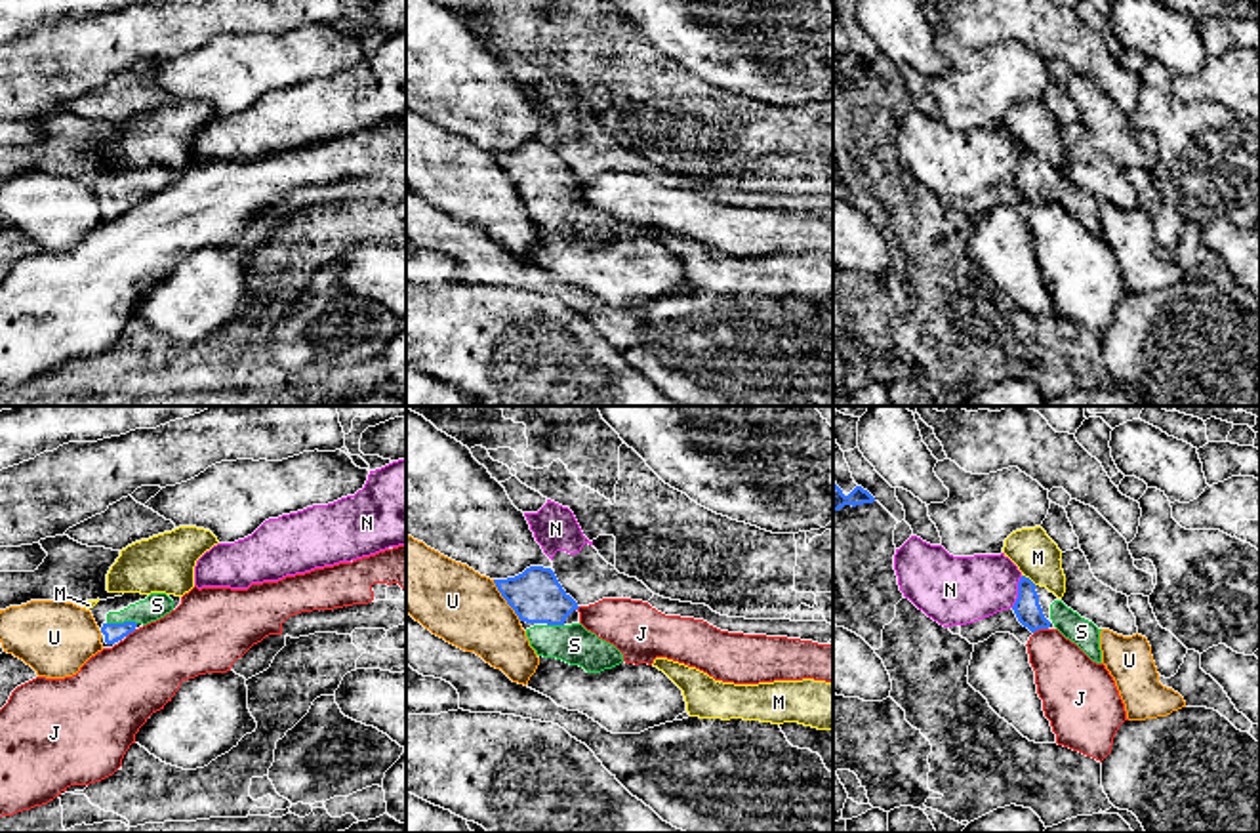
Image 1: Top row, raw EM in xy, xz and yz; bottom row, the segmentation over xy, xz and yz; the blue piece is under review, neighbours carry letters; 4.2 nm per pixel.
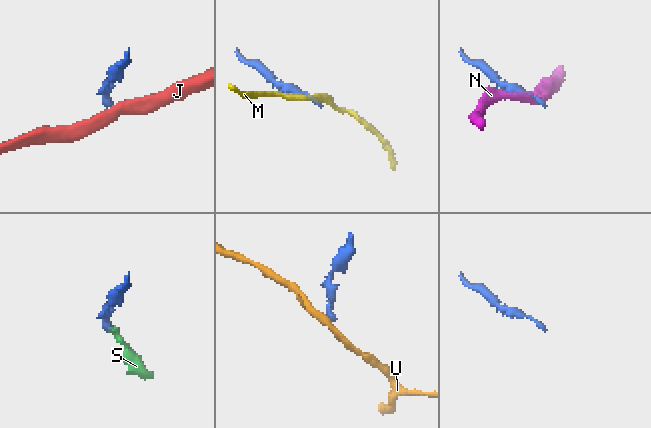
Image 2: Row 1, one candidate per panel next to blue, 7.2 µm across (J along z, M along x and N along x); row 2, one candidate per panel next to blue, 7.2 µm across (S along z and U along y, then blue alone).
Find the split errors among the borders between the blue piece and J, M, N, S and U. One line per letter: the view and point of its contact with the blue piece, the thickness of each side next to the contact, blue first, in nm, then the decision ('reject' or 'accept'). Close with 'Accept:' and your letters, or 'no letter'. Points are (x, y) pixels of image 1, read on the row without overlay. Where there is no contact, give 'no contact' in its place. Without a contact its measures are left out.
J: yz (1039, 201) | 120/260 nm | reject
M: yz (1030, 153) | 120/190 nm | reject
N: yz (1018, 164) | 120/280 nm | reject
S: xy (121, 197) | 80/110 nm | accept
U: xz (506, 172) | 220/320 nm | reject
Accept: S

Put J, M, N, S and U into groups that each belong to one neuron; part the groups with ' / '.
J / M / N / S / U

